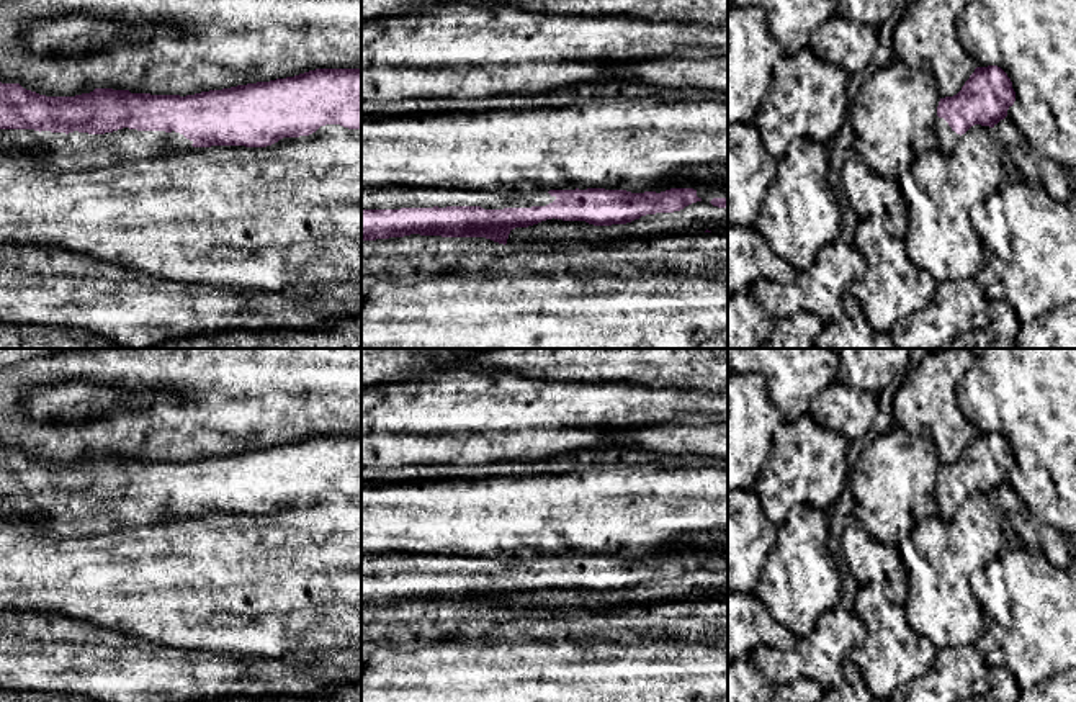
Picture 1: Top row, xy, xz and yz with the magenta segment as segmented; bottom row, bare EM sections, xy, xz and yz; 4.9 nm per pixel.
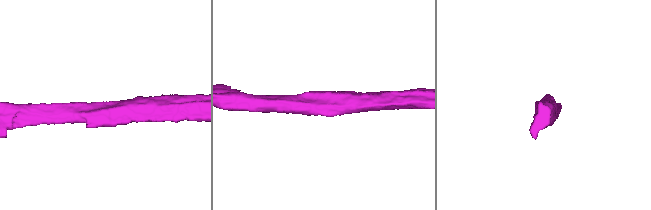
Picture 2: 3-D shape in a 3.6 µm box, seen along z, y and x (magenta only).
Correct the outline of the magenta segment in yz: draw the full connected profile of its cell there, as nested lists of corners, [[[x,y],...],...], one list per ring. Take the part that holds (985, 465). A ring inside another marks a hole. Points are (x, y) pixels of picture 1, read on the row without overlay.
[[[976,434],[957,461],[939,468],[937,511],[940,519],[950,522],[957,507],[975,491],[994,494],[1007,483],[1014,468],[1012,448],[1001,434]]]

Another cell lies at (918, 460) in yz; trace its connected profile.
[[[893,425],[860,453],[850,471],[855,520],[883,545],[894,545],[911,535],[921,517],[937,509],[937,473],[940,461],[934,443]]]

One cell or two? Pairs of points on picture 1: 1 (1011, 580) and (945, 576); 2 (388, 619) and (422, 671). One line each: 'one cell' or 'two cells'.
1: two cells
2: two cells

